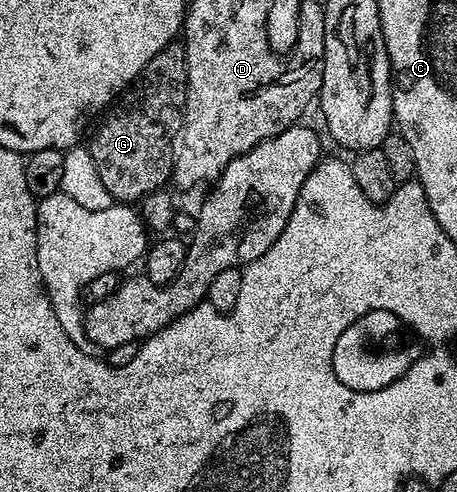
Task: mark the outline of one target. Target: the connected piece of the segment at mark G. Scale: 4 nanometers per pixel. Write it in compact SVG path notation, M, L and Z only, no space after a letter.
M182 41L170 42L136 76L134 82L115 99L113 105L102 115L103 123L95 130L89 141L97 176L109 191L109 196L119 204L135 204L147 194L164 189L171 178L173 139L183 125L183 107L187 105L187 47Z

